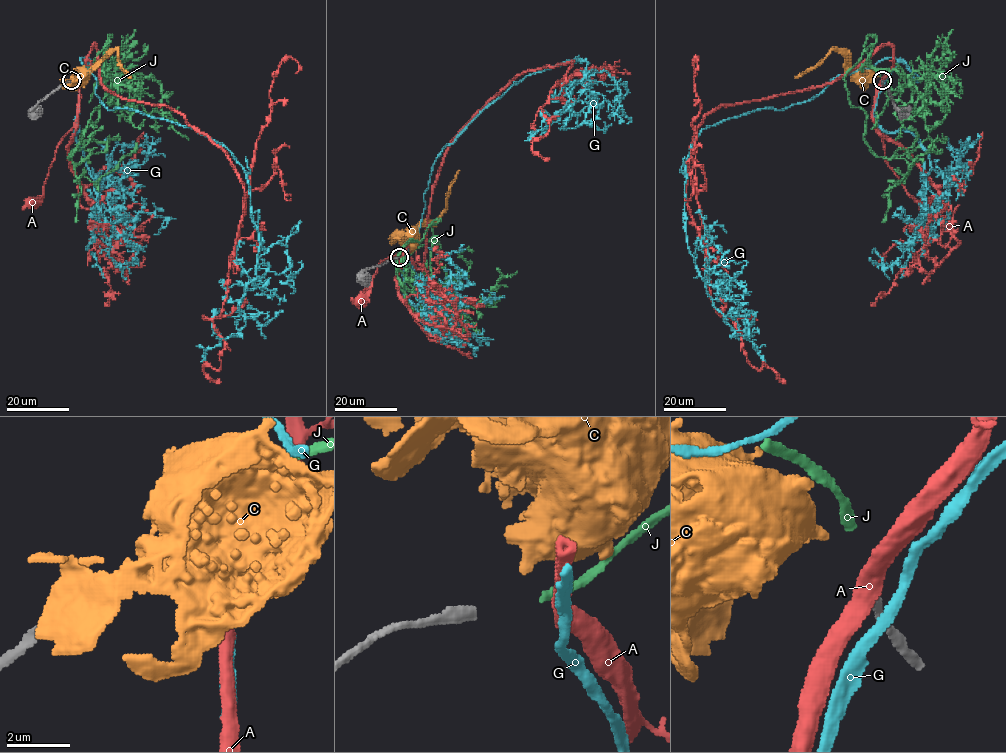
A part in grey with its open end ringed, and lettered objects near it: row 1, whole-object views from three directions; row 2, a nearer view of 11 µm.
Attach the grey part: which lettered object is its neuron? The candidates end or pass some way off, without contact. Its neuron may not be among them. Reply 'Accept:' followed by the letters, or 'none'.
Accept: J

